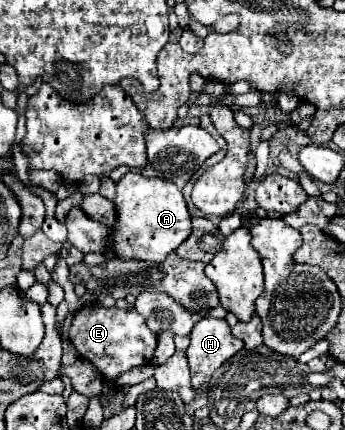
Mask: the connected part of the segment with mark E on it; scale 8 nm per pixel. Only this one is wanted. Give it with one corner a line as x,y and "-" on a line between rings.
98,303
84,305
72,321
70,341
78,349
78,353
90,361
106,381
116,379
118,375
150,363
156,349
156,333
146,327
146,319
136,313
136,309
126,311
118,307
102,307

